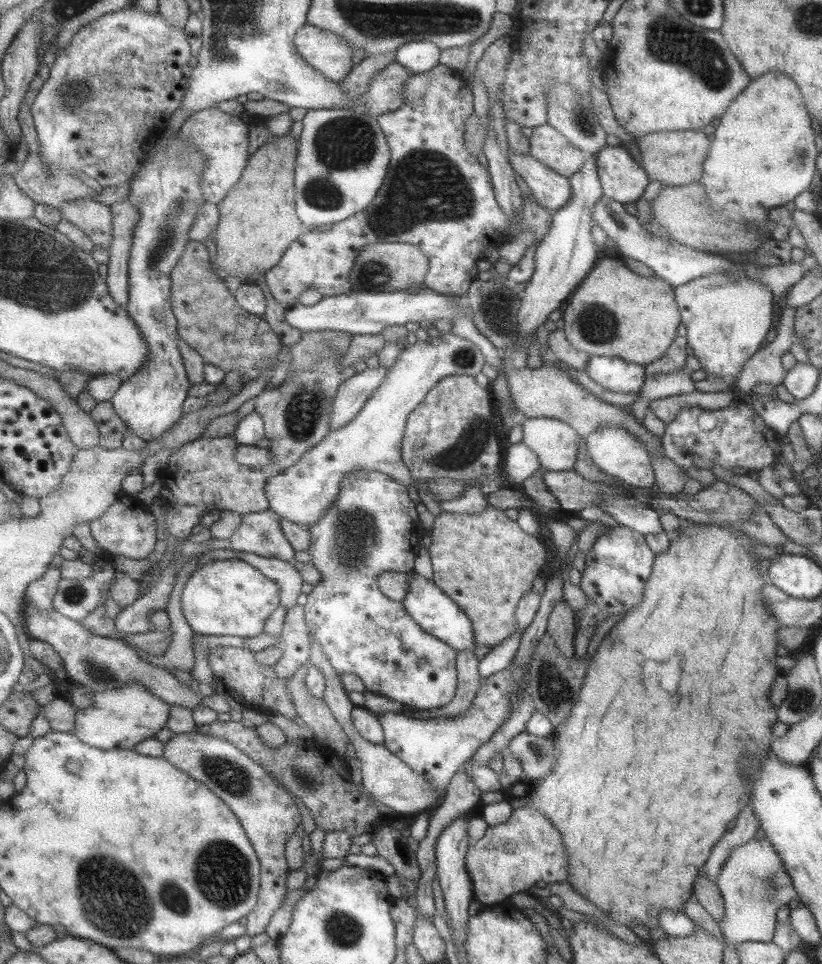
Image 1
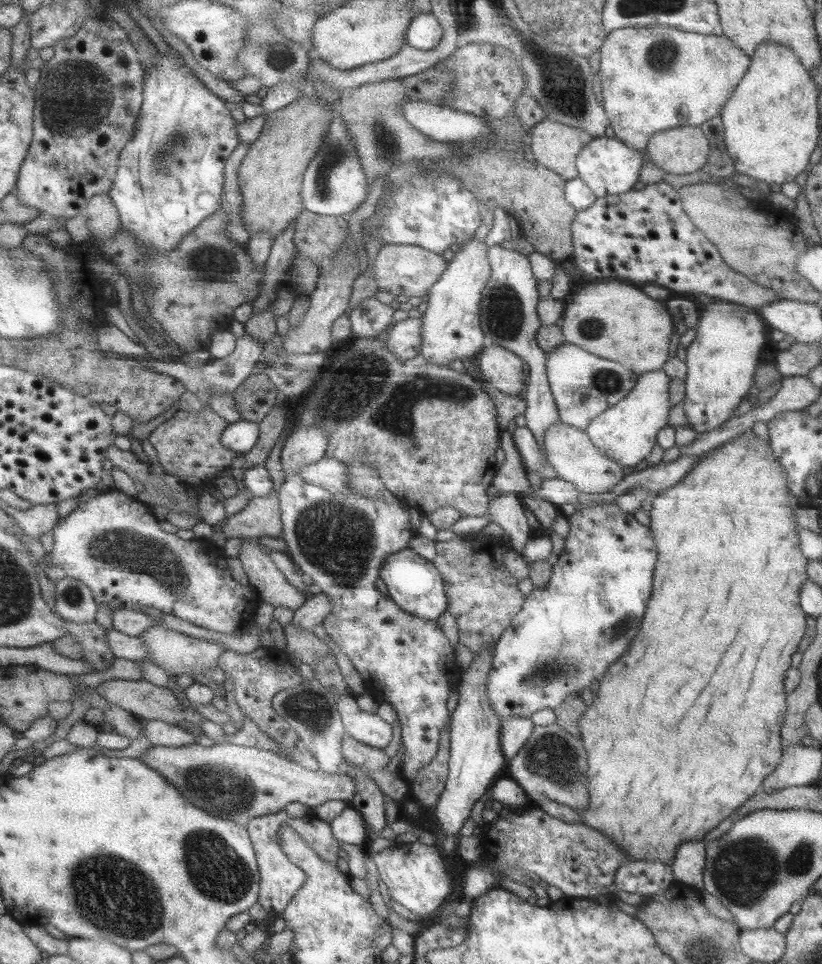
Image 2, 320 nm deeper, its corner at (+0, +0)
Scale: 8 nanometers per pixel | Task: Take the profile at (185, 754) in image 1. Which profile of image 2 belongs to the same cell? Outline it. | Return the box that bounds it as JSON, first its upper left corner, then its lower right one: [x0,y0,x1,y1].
[143,720,196,747]

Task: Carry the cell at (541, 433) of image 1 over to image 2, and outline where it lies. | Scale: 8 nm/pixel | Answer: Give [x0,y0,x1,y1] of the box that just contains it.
[544,421,625,495]

